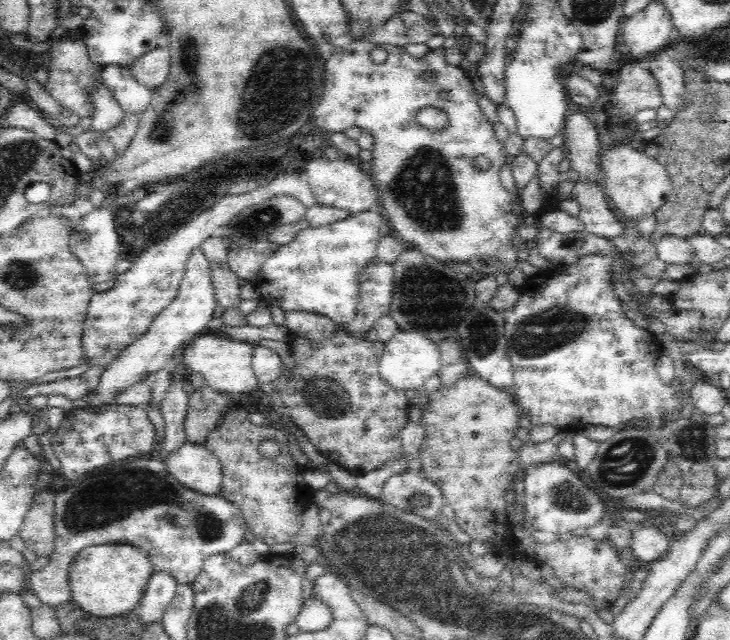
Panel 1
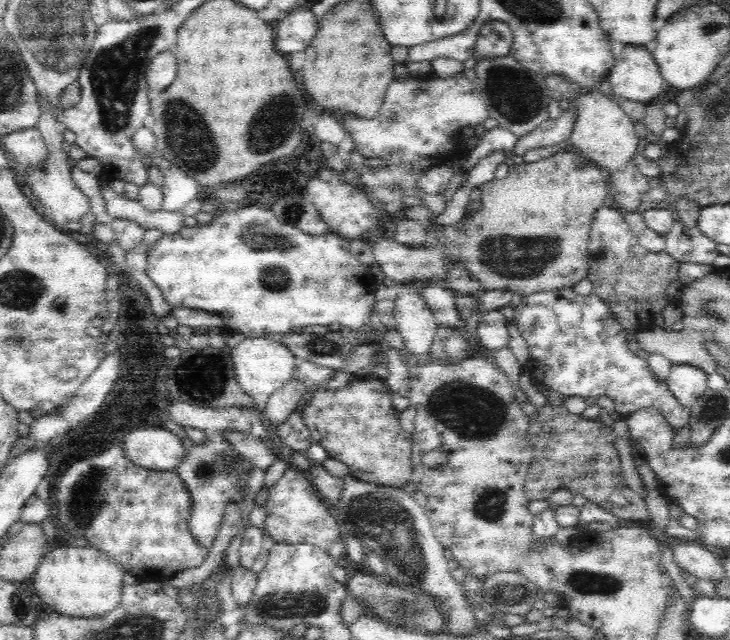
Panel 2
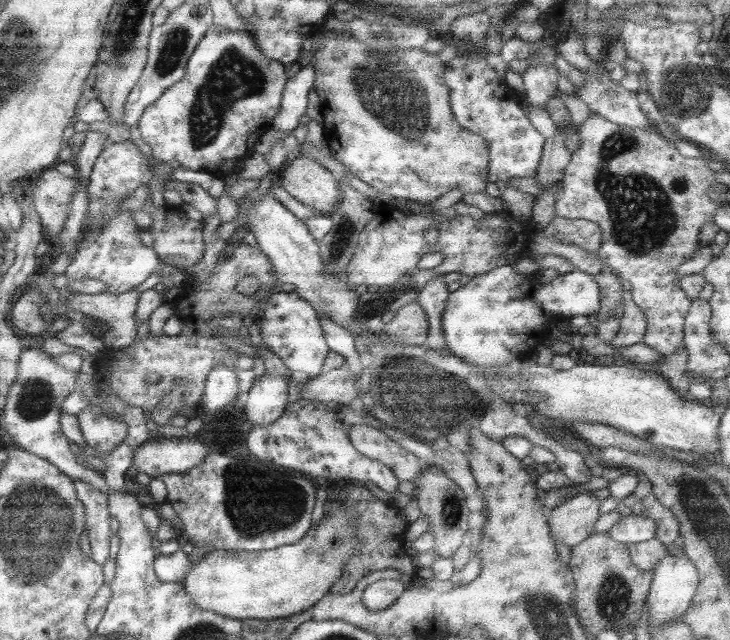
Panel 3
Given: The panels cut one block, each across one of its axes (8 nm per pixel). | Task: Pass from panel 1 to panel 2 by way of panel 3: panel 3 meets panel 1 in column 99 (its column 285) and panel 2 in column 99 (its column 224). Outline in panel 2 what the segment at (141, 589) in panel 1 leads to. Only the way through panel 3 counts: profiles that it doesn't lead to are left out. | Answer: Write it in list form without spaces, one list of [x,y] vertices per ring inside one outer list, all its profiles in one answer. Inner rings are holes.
[[[92,547],[56,548],[40,561],[31,580],[41,604],[71,618],[100,618],[120,606],[124,571],[104,552]]]

